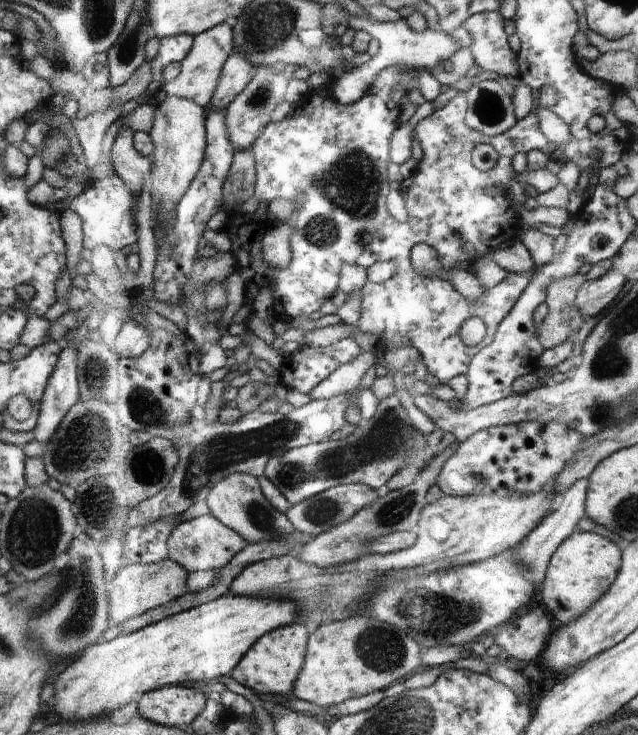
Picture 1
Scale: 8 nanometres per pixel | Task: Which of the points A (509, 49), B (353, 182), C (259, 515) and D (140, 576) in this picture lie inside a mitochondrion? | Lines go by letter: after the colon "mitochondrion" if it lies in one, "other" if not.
A: other
B: mitochondrion
C: mitochondrion
D: other

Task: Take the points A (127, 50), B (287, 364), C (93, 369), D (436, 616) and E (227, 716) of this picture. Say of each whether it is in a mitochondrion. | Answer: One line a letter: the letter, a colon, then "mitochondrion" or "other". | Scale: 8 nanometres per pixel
A: mitochondrion
B: other
C: mitochondrion
D: mitochondrion
E: other

